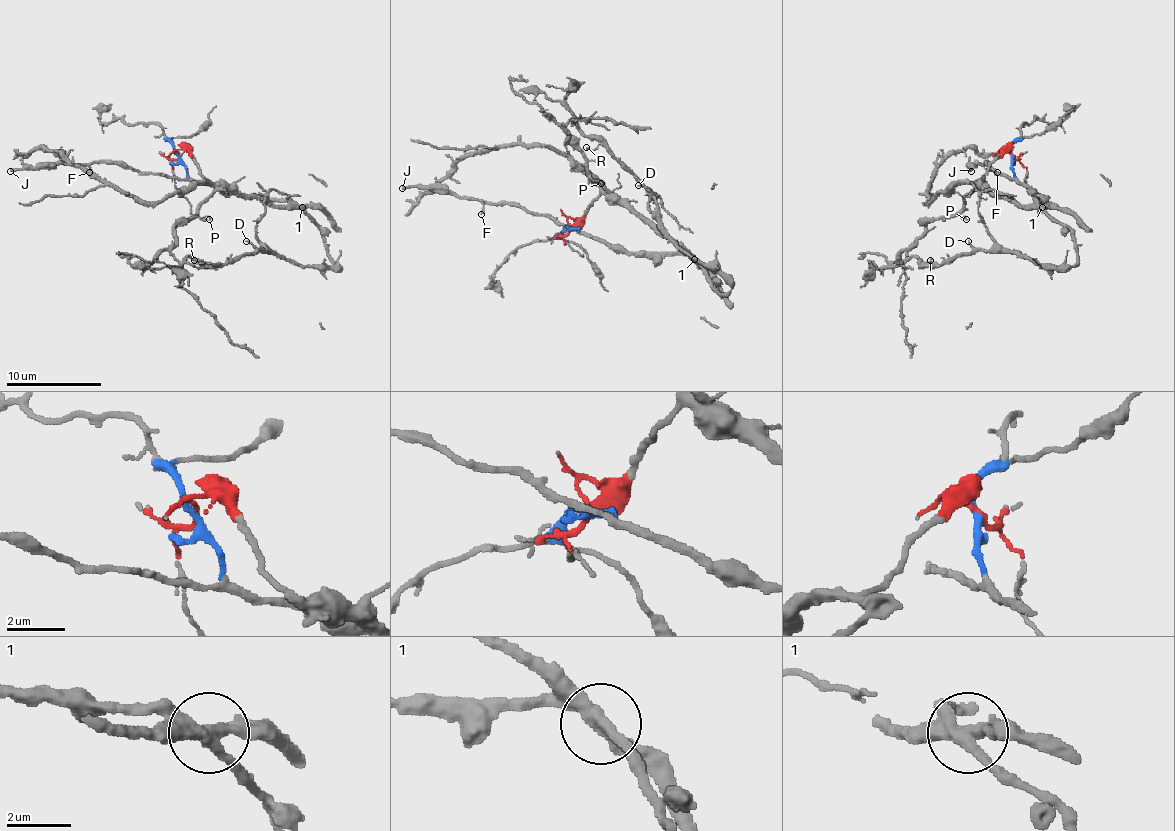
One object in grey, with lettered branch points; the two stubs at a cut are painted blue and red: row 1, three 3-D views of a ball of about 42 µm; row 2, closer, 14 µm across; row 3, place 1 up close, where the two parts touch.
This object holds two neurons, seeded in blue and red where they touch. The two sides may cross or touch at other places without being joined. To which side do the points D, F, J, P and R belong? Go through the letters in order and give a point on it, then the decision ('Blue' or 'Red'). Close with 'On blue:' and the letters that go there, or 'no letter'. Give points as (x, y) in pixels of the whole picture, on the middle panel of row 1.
D: Place: (638, 185). Blue
F: Place: (481, 214). Blue
J: Place: (402, 188). Blue
P: Place: (601, 183). Red
R: Place: (586, 147). Blue
On blue: D, F, J, R

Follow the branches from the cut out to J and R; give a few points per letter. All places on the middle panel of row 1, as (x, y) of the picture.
J: (570, 229), (506, 202), (483, 202), (416, 186), (402, 188)
R: (570, 229), (630, 252), (689, 255), (720, 293), (732, 288), (665, 231), (656, 198), (604, 145), (587, 148)

